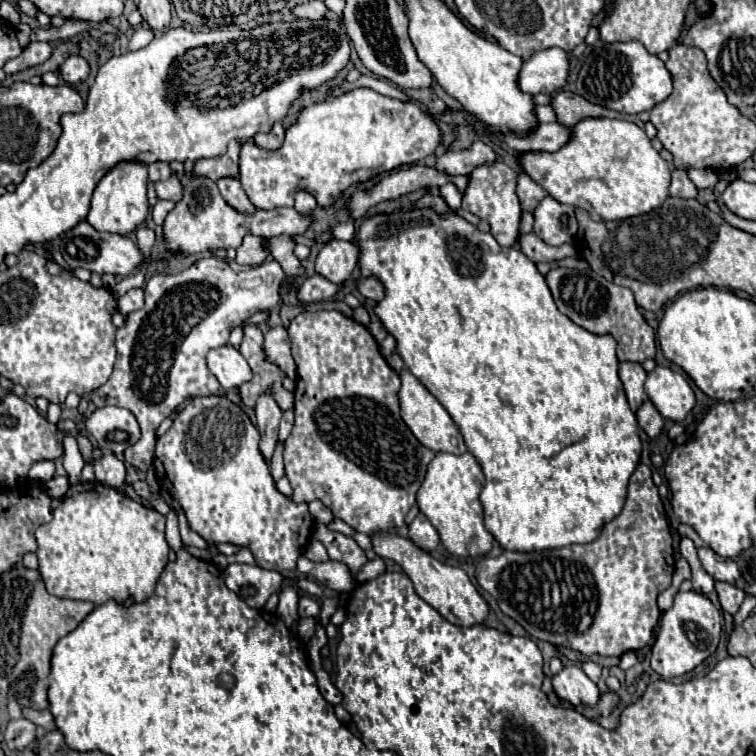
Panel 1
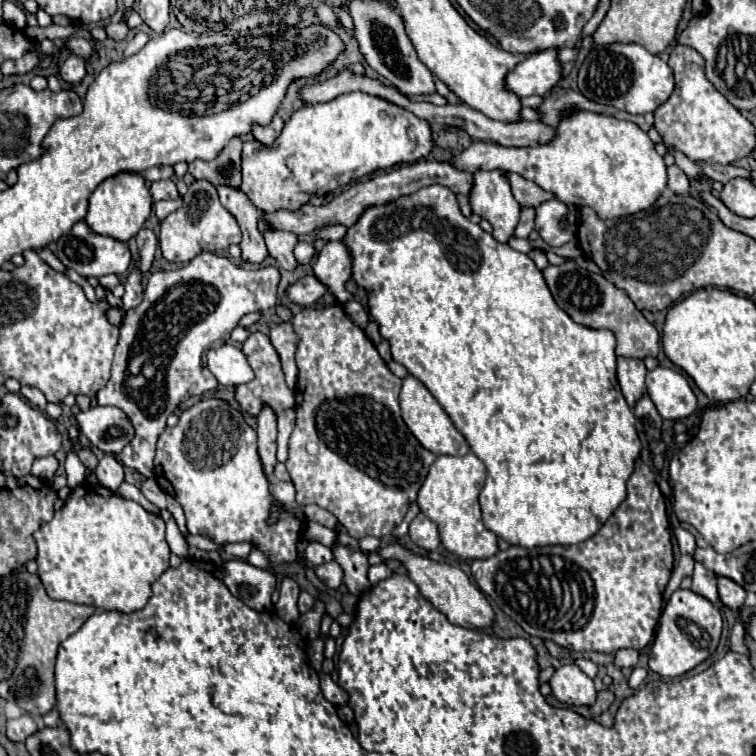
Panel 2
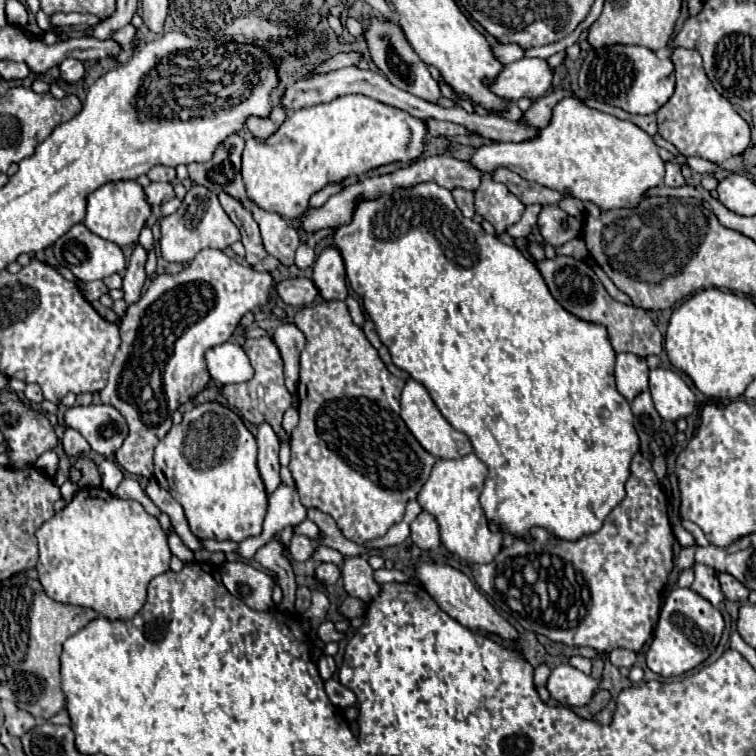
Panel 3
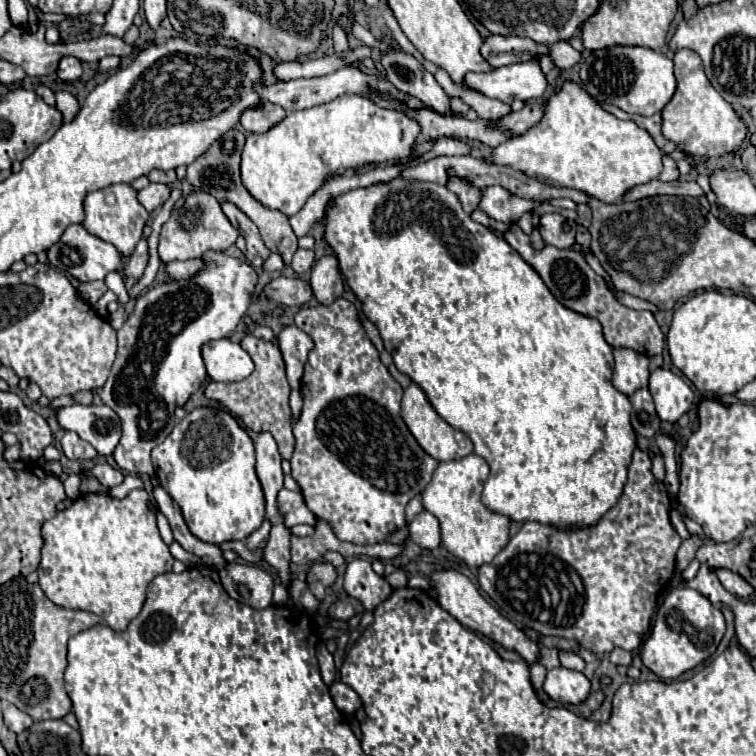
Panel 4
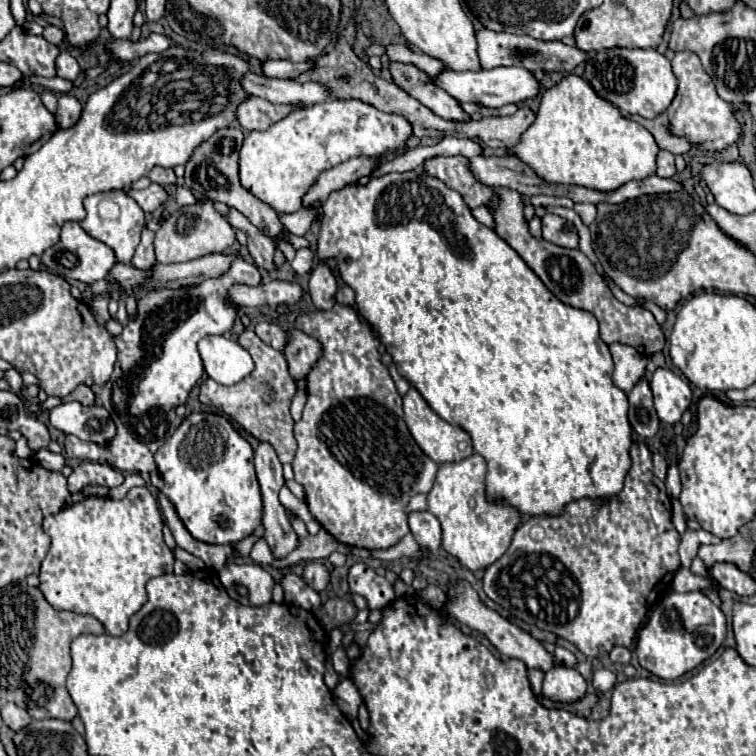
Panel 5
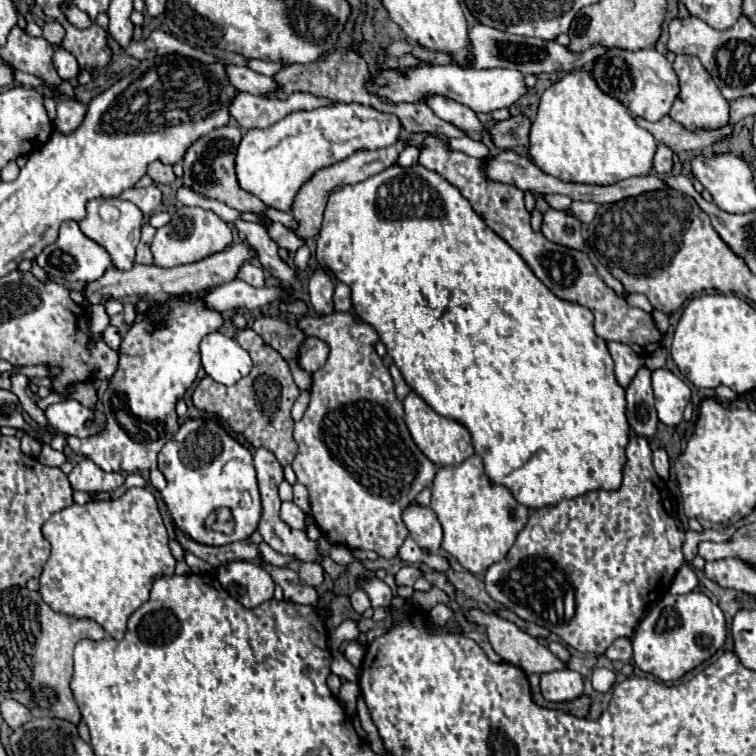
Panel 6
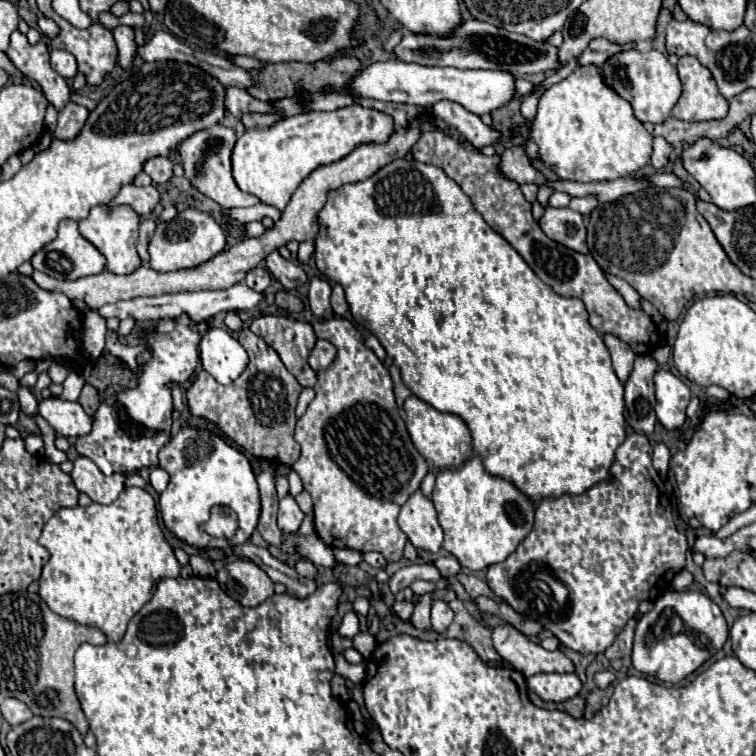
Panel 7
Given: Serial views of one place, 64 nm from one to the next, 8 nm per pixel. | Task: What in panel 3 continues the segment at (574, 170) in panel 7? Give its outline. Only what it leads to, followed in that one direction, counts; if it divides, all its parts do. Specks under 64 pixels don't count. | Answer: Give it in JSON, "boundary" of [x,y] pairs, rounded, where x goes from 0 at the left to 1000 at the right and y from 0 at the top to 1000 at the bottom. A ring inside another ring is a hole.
{"boundary":[[[749,127],[730,146],[728,164],[712,180],[688,190],[643,188],[622,214],[640,228],[675,222],[696,238],[749,254],[765,265],[780,265],[794,275],[841,272],[849,257],[876,243],[878,212],[865,185],[841,164],[799,151],[772,138],[765,127]]]}

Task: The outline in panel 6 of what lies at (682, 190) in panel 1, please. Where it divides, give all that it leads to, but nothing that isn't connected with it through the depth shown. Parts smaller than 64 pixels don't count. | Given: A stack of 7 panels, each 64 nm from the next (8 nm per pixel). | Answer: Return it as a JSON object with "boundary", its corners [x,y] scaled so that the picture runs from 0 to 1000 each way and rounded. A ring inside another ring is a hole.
{"boundary":[[[870,188],[870,198],[865,204],[865,225],[873,233],[886,230],[886,225],[889,225],[889,198],[876,188]]]}

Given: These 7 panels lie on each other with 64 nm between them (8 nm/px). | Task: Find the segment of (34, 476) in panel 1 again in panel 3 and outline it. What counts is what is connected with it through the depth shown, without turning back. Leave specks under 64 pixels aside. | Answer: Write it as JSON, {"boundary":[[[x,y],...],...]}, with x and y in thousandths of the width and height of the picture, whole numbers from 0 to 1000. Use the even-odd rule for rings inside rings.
{"boundary":[[[63,595],[63,598],[58,598],[50,608],[48,608],[48,619],[53,622],[53,624],[58,624],[61,630],[71,630],[74,627],[74,619],[77,619],[77,601],[71,598],[71,595]]]}

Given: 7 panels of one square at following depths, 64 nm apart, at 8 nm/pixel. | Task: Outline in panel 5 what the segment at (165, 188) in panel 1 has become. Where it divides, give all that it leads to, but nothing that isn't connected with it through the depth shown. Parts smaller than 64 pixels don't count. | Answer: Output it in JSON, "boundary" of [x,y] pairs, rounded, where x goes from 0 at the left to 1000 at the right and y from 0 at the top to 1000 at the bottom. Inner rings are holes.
{"boundary":[[[198,243],[196,249],[190,249],[190,251],[169,251],[167,254],[172,262],[177,262],[180,267],[183,267],[183,272],[193,280],[193,283],[198,283],[198,280],[204,280],[209,272],[214,272],[217,270],[217,265],[222,262],[220,259],[220,251],[212,246],[212,243]]]}

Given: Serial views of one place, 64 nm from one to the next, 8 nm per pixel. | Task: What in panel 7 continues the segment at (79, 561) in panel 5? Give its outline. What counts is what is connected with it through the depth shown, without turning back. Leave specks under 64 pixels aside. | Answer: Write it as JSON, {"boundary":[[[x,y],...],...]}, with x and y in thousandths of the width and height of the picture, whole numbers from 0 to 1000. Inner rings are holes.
{"boundary":[[[167,646],[153,664],[148,667],[127,667],[122,664],[119,669],[101,669],[101,672],[82,672],[77,675],[58,696],[56,701],[56,709],[53,709],[53,720],[66,730],[66,741],[58,746],[58,754],[56,754],[56,762],[53,762],[53,788],[56,794],[63,799],[63,804],[90,820],[98,820],[103,825],[111,825],[111,828],[124,828],[130,833],[135,833],[143,847],[148,849],[159,849],[164,844],[164,836],[167,836],[167,828],[169,823],[175,820],[175,815],[201,791],[201,780],[206,778],[206,772],[214,767],[214,765],[235,765],[238,762],[238,743],[233,741],[230,735],[230,728],[222,722],[212,696],[209,696],[209,685],[206,685],[206,669],[204,669],[204,659],[190,648],[190,646]]]}

